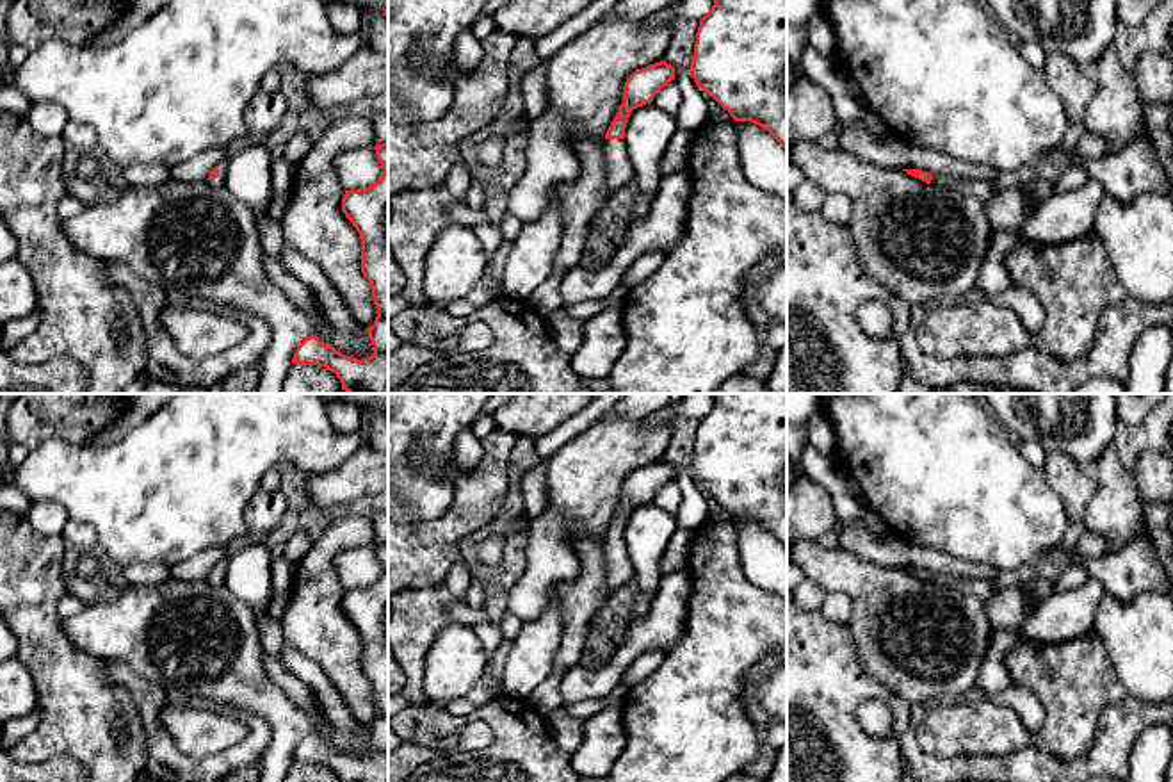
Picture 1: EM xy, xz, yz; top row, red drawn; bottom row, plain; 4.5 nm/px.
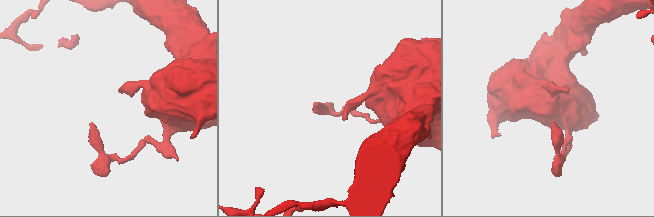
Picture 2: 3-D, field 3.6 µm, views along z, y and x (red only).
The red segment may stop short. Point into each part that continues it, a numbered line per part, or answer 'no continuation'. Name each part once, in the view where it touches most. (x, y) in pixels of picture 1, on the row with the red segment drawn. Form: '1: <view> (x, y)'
1: xy (221, 180)

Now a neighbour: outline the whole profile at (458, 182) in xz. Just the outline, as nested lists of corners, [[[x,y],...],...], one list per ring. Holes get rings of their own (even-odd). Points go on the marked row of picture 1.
[[[461,159],[443,183],[454,198],[463,201],[472,185],[472,178],[470,166]]]

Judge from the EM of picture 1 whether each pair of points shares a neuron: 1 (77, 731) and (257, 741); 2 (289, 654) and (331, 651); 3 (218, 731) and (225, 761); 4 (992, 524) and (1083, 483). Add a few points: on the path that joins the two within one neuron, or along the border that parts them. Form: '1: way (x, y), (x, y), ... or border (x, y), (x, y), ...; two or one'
1: border (145, 738), (148, 763); two
2: border (285, 642), (310, 658), (330, 681); two
3: border (250, 729), (200, 757), (180, 750); two
4: border (1042, 471), (1070, 521); two

